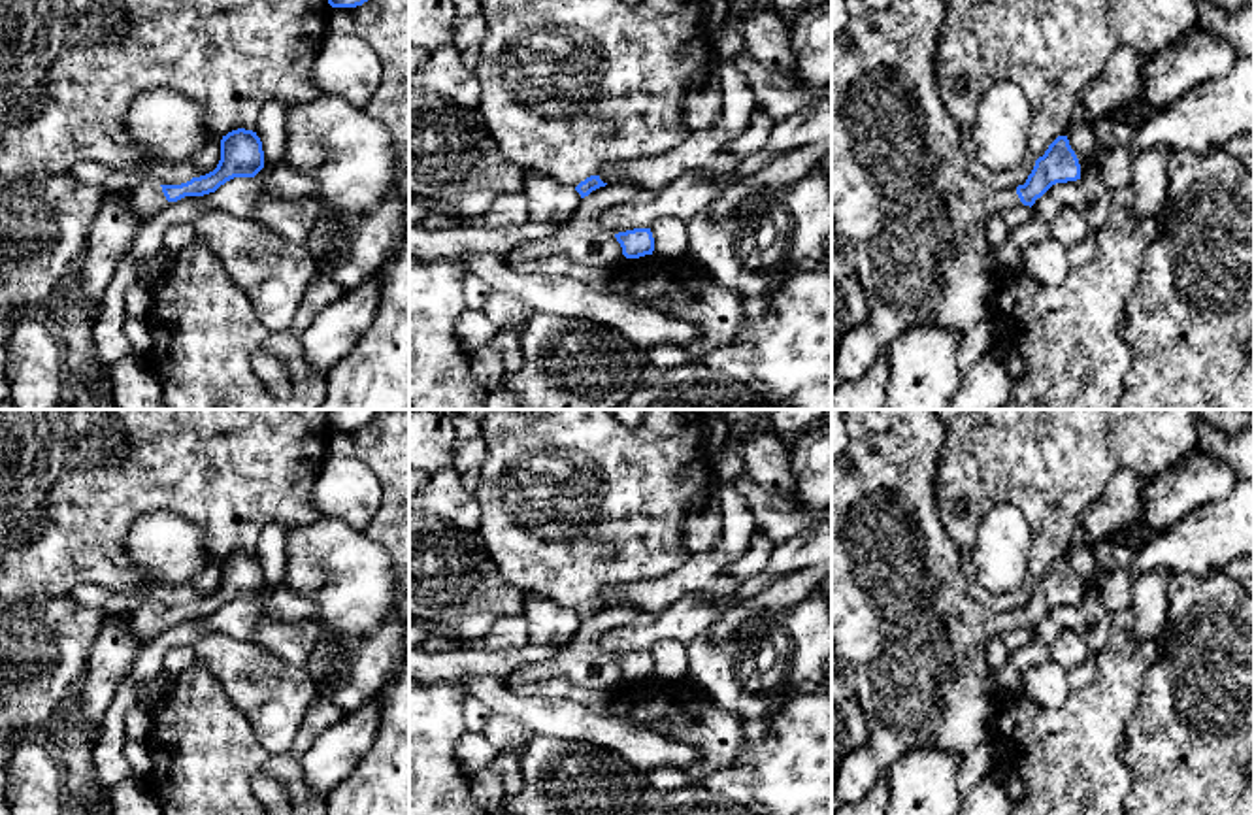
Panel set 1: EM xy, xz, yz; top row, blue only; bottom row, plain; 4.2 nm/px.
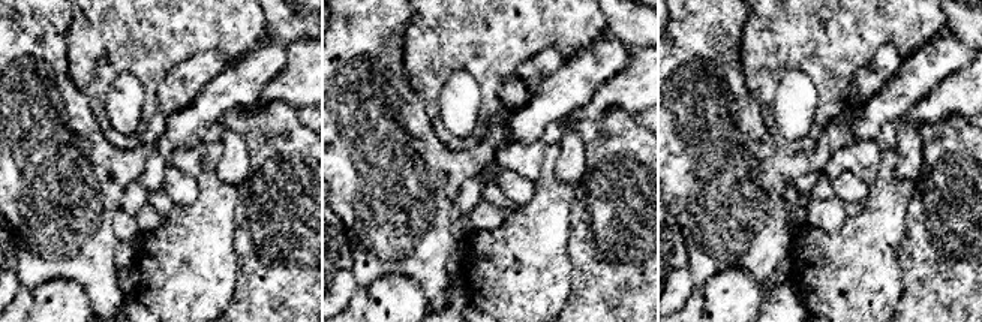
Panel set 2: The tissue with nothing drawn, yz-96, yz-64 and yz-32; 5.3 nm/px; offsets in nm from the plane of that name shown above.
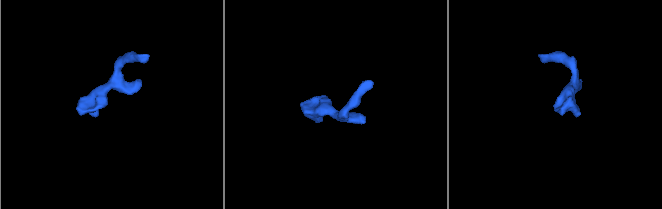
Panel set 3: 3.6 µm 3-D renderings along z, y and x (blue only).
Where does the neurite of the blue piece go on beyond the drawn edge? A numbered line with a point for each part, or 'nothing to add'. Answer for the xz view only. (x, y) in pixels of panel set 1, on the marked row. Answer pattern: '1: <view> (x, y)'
1: xz (566, 87)

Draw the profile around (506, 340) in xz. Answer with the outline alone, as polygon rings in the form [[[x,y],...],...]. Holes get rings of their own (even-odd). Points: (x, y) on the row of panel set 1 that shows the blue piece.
[[[500,328],[490,343],[502,351],[505,375],[520,377],[524,358],[520,351],[520,338],[515,328]]]

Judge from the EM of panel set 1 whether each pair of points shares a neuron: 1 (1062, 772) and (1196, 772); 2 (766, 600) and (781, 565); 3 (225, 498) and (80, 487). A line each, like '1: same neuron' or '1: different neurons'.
1: different neurons
2: different neurons
3: same neuron

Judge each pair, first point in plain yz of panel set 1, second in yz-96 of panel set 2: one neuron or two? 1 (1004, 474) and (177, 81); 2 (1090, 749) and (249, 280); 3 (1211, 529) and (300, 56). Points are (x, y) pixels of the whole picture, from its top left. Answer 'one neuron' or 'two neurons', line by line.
1: two neurons
2: two neurons
3: one neuron

